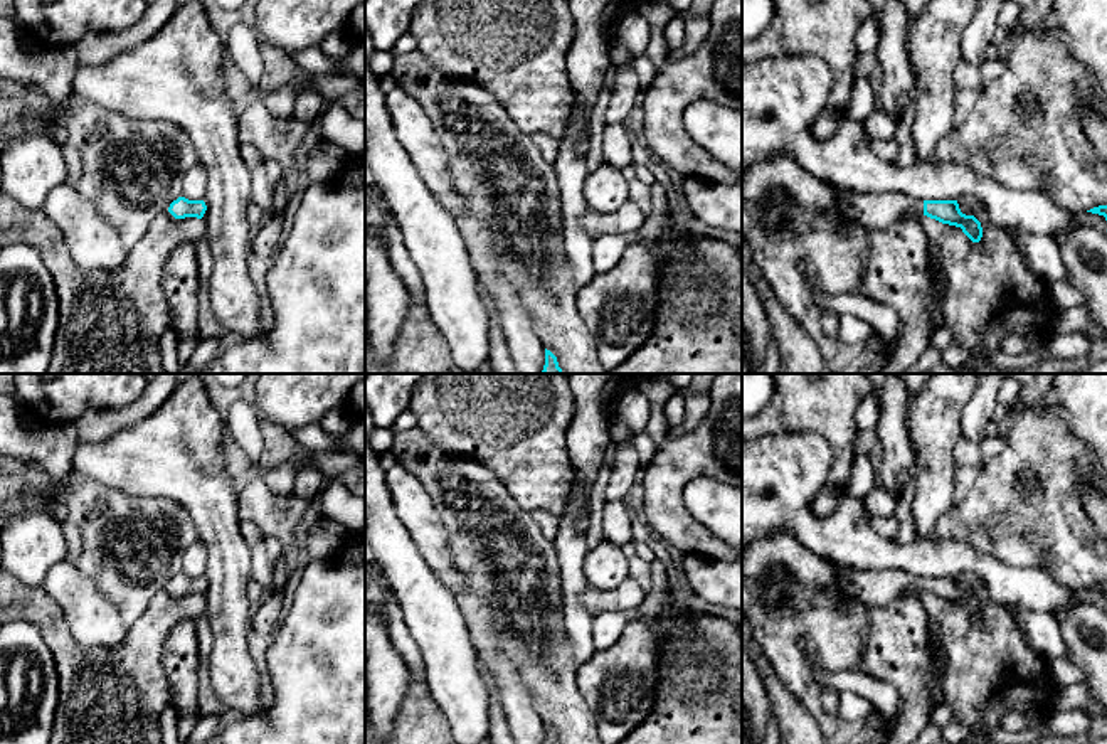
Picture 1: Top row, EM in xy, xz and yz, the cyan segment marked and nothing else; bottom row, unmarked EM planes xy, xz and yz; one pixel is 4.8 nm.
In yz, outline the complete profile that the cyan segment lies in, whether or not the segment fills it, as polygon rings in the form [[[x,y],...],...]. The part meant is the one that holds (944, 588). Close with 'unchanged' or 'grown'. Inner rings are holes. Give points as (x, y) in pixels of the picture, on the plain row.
[[[791,535],[760,537],[742,550],[742,579],[762,579],[776,567],[782,569],[792,582],[840,589],[866,608],[883,606],[912,593],[927,593],[961,604],[972,619],[983,614],[981,599],[974,593],[962,591],[957,577],[915,577],[893,569],[838,567],[804,549]]]; grown

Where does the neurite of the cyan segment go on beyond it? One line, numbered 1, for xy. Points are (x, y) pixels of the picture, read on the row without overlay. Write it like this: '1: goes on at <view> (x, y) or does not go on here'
1: does not go on here

